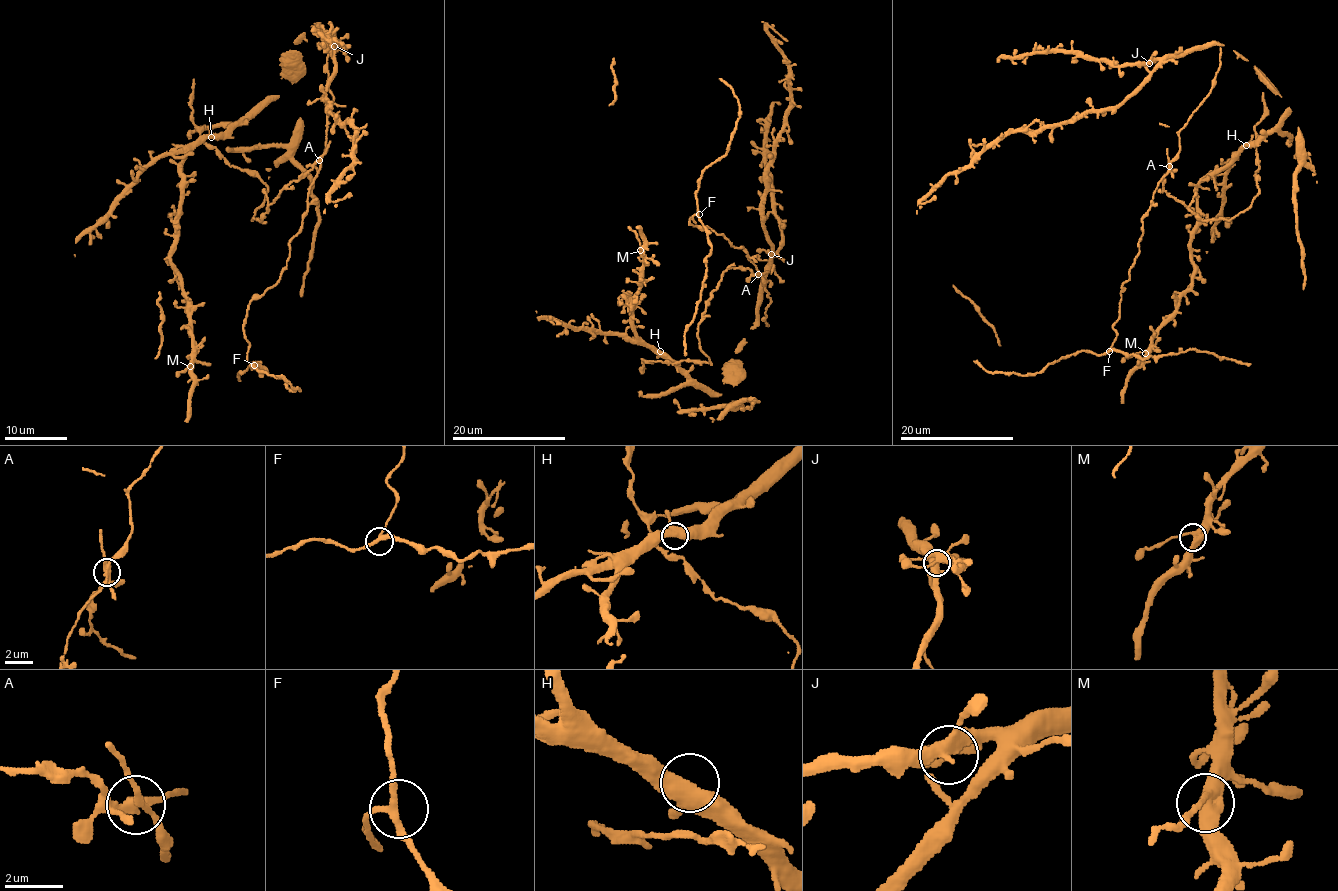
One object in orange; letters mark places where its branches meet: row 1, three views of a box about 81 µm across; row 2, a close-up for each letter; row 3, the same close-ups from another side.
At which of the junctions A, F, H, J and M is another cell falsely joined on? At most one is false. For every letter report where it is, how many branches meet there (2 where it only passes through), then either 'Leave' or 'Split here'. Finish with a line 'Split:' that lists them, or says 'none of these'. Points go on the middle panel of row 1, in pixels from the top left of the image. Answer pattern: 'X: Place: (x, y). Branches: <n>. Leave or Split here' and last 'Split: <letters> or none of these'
A: Place: (758, 274). Branches: 4. Split here
F: Place: (699, 214). Branches: 3. Leave
H: Place: (660, 351). Branches: 3. Leave
J: Place: (771, 254). Branches: 4. Leave
M: Place: (640, 250). Branches: 3. Leave
Split: A

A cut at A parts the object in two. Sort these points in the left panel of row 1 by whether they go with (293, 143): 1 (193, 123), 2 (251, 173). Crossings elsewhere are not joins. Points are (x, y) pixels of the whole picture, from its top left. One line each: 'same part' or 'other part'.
1: other part
2: other part

